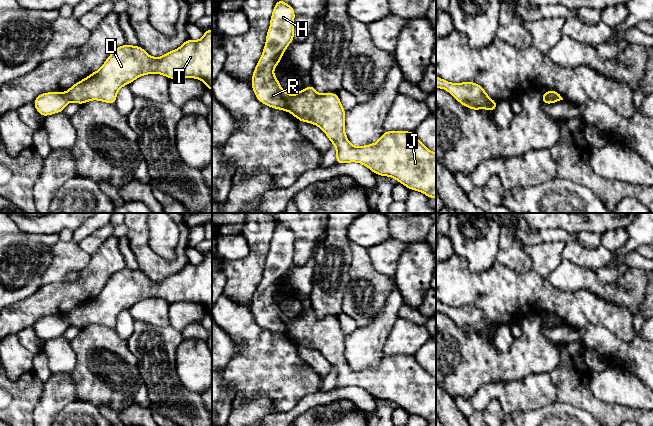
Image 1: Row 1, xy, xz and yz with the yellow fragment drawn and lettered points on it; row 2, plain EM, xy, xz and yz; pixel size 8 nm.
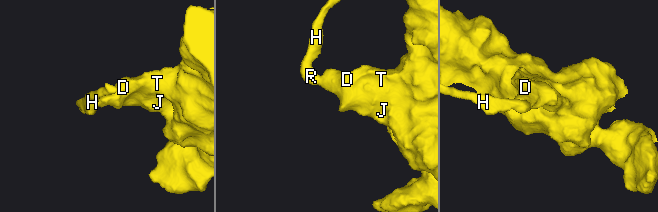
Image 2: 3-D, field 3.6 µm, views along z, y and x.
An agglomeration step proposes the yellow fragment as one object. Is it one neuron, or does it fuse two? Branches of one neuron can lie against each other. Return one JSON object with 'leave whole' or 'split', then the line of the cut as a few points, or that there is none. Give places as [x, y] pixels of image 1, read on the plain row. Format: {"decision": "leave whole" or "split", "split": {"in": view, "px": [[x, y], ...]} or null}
{"decision": "split", "split": {"in": "xz", "px": [[293, 319], [290, 329], [286, 333]]}}

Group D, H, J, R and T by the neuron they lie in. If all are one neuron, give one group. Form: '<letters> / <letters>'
D J T / H R

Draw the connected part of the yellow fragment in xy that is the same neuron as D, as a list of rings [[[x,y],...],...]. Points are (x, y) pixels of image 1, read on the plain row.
[[[212,253],[204,255],[201,263],[194,265],[188,262],[179,272],[158,282],[150,280],[141,270],[124,268],[117,271],[99,294],[76,306],[66,315],[66,319],[70,325],[80,329],[91,324],[114,329],[121,311],[147,298],[162,298],[169,304],[176,302],[200,303],[212,315]]]

